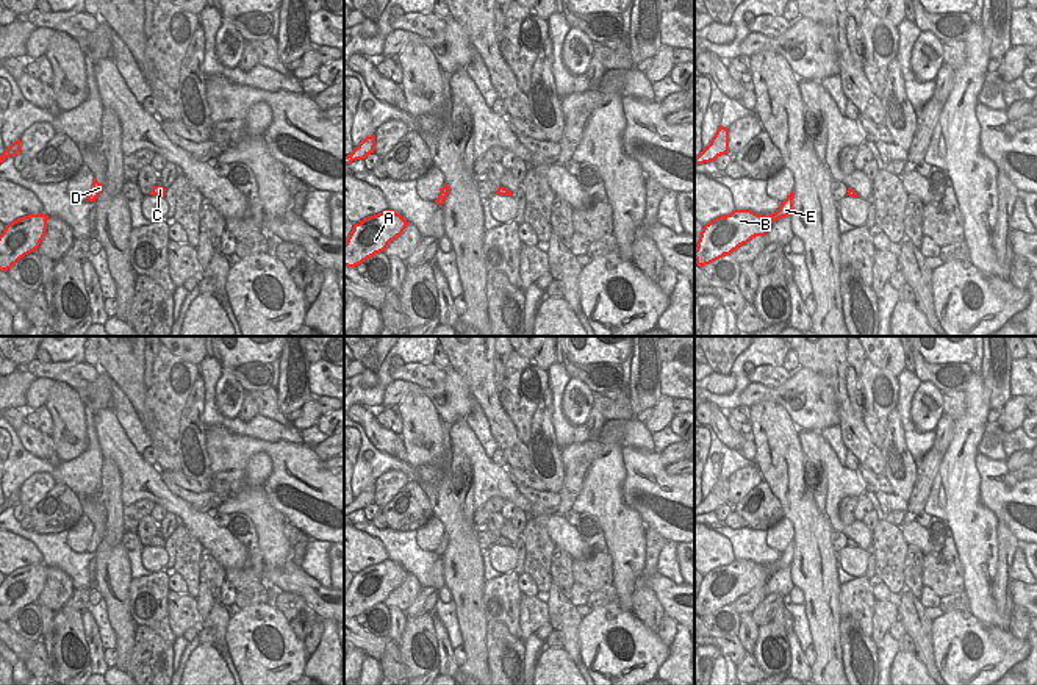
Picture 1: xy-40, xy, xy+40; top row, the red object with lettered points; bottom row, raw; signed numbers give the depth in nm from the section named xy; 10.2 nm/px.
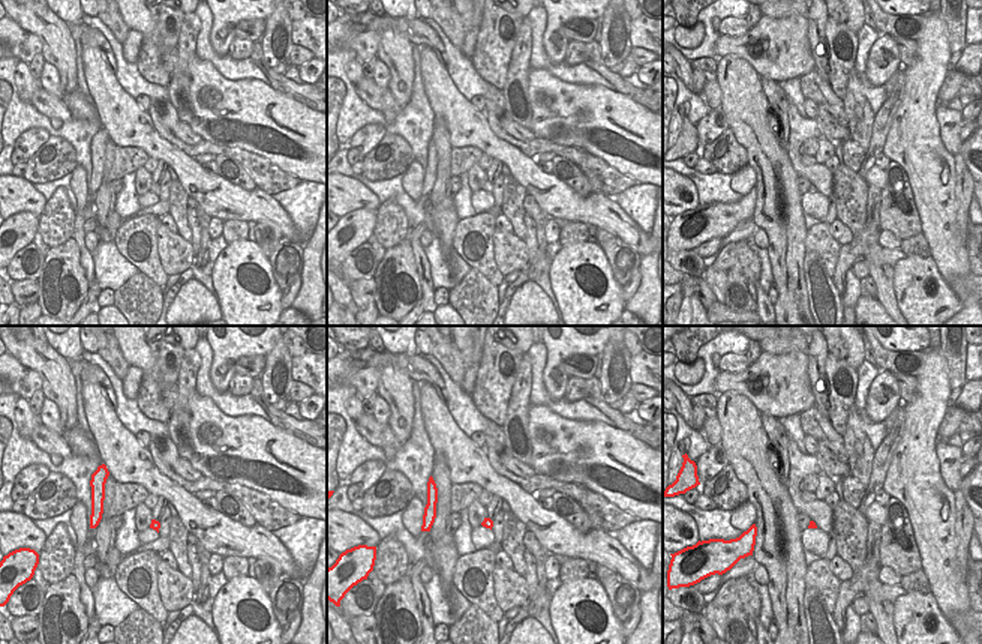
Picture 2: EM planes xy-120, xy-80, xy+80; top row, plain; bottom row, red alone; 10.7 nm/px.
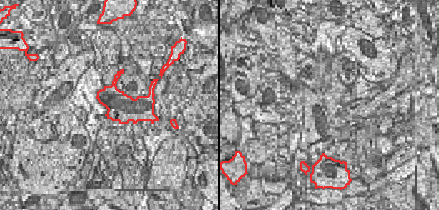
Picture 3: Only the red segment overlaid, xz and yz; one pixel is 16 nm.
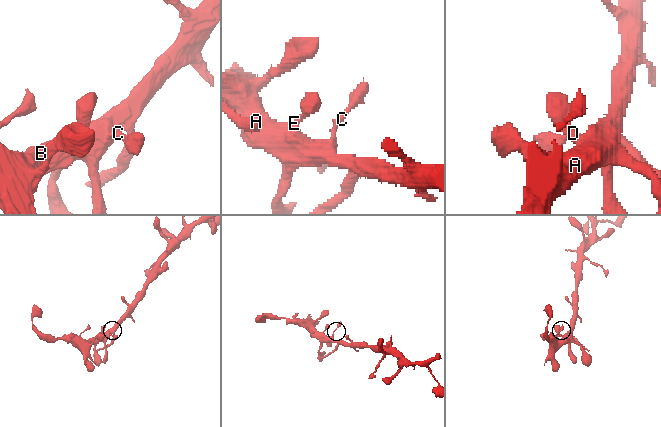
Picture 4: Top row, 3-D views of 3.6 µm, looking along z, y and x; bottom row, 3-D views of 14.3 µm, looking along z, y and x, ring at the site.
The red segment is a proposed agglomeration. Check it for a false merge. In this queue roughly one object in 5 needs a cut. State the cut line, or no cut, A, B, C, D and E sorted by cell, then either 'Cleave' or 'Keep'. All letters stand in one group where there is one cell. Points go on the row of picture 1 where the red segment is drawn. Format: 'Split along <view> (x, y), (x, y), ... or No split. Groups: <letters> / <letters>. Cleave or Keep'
No split. Groups: A B C D E. Keep.

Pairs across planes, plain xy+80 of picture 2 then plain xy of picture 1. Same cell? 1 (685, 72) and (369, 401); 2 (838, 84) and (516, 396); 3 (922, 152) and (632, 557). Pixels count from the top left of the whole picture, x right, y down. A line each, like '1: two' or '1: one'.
1: two
2: one
3: one

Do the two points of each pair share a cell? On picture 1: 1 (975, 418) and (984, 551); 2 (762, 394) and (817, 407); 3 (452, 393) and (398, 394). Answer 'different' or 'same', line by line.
1: same
2: same
3: same

